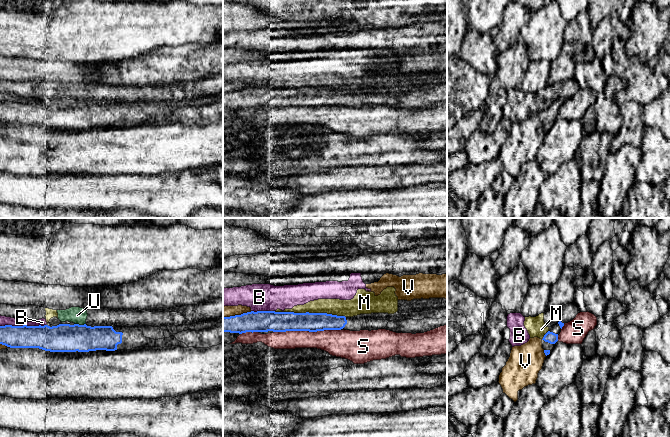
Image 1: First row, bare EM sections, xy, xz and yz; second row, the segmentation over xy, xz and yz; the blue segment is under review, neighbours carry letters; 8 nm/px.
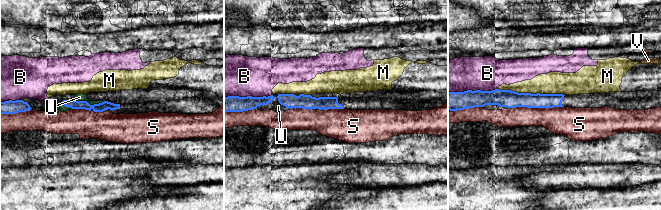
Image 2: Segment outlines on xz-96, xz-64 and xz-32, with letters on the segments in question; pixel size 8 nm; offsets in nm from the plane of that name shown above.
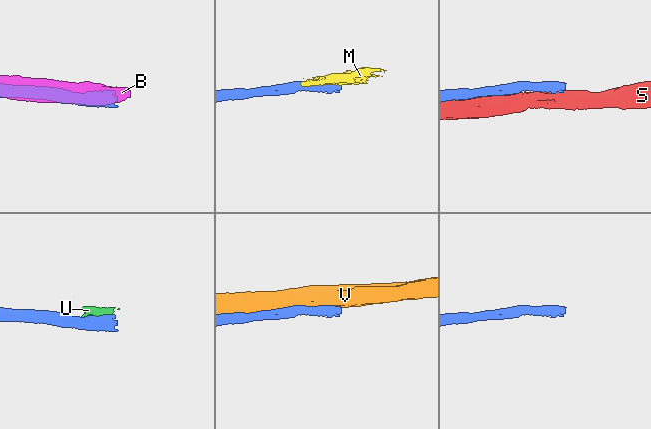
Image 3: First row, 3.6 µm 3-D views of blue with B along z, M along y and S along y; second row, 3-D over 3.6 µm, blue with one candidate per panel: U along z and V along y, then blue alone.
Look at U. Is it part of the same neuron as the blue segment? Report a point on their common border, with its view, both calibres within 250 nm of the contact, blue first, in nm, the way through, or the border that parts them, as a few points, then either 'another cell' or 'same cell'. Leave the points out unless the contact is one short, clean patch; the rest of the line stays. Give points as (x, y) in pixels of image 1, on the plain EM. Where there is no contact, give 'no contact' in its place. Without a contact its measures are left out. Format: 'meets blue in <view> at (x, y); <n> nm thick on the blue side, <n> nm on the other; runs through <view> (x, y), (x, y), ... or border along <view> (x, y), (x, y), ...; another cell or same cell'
meets blue in xy at (80, 101); 220 nm thick on the blue side, 140 nm on the other; border along xy (75, 99), (85, 100); another cell

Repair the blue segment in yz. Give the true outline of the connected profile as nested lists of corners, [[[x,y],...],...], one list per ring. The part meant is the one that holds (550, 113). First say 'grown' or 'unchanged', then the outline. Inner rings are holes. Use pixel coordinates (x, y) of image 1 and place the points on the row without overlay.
grown; [[[559,97],[558,99],[549,103],[549,107],[544,111],[542,115],[542,124],[544,125],[545,131],[549,131],[553,125],[554,120],[558,117],[558,111],[561,108],[564,99]]]

